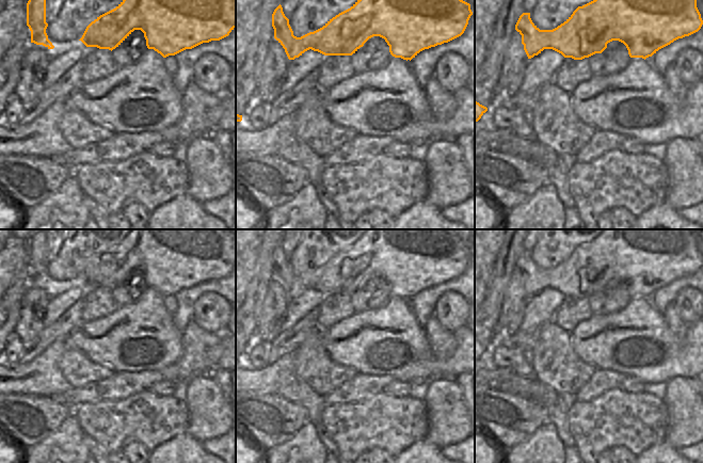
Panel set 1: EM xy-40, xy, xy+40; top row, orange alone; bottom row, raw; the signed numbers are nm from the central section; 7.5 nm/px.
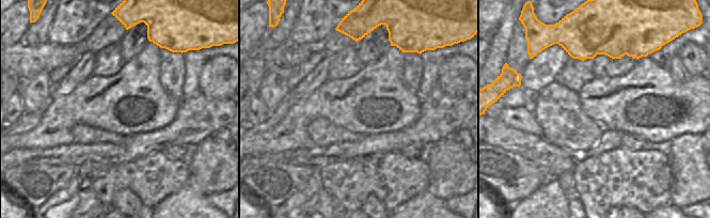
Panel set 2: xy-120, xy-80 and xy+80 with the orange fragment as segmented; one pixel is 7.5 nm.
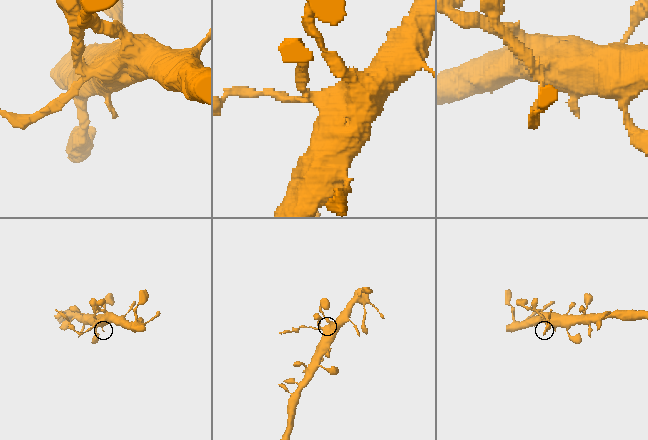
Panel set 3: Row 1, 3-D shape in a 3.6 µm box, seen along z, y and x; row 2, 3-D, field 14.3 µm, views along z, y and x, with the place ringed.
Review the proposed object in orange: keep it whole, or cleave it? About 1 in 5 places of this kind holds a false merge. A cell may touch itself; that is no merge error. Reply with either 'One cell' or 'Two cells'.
Two cells

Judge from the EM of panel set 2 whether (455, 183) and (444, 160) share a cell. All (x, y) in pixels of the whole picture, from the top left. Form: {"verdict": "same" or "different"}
{"verdict": "same"}

